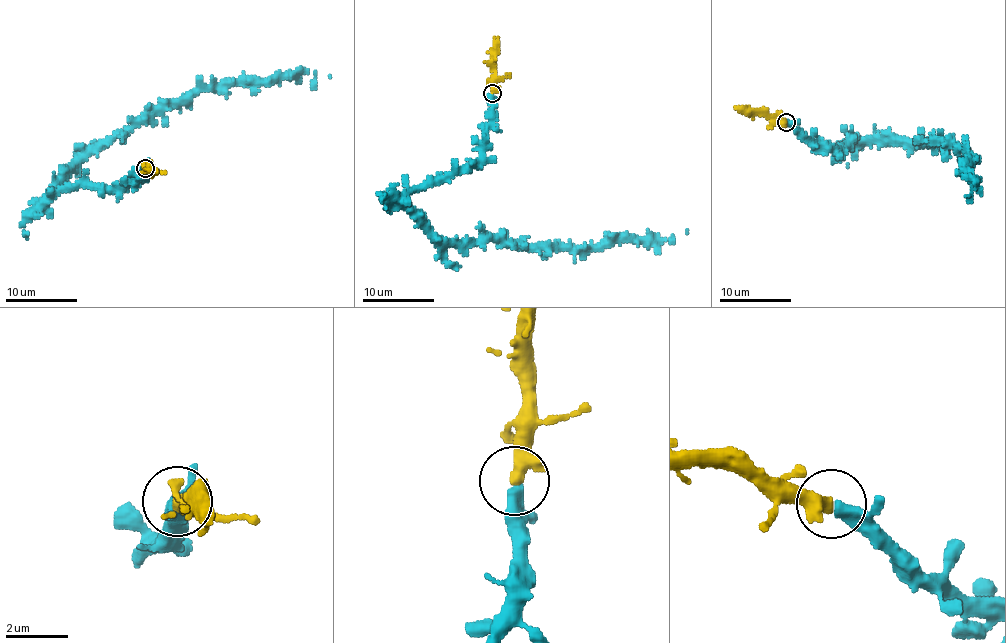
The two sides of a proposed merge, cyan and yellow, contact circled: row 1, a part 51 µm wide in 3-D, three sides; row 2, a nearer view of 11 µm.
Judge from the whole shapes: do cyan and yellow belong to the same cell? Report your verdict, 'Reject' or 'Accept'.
Accept

